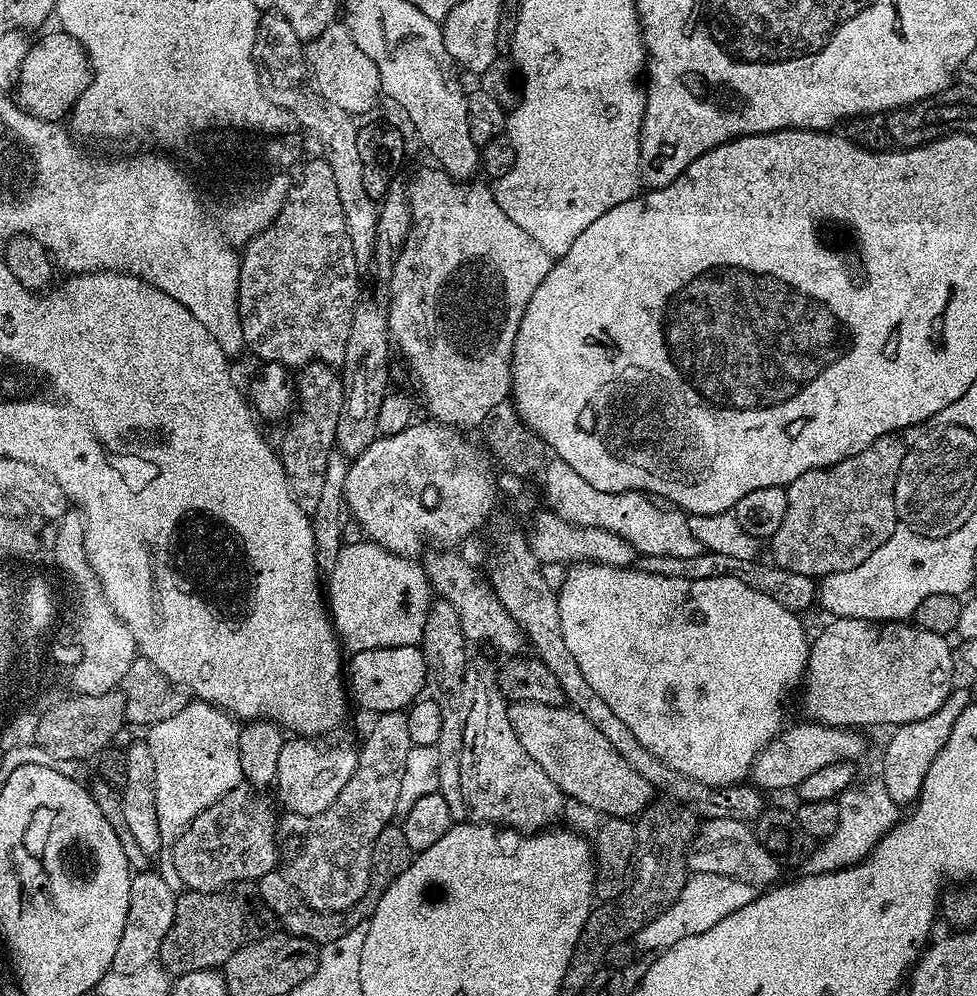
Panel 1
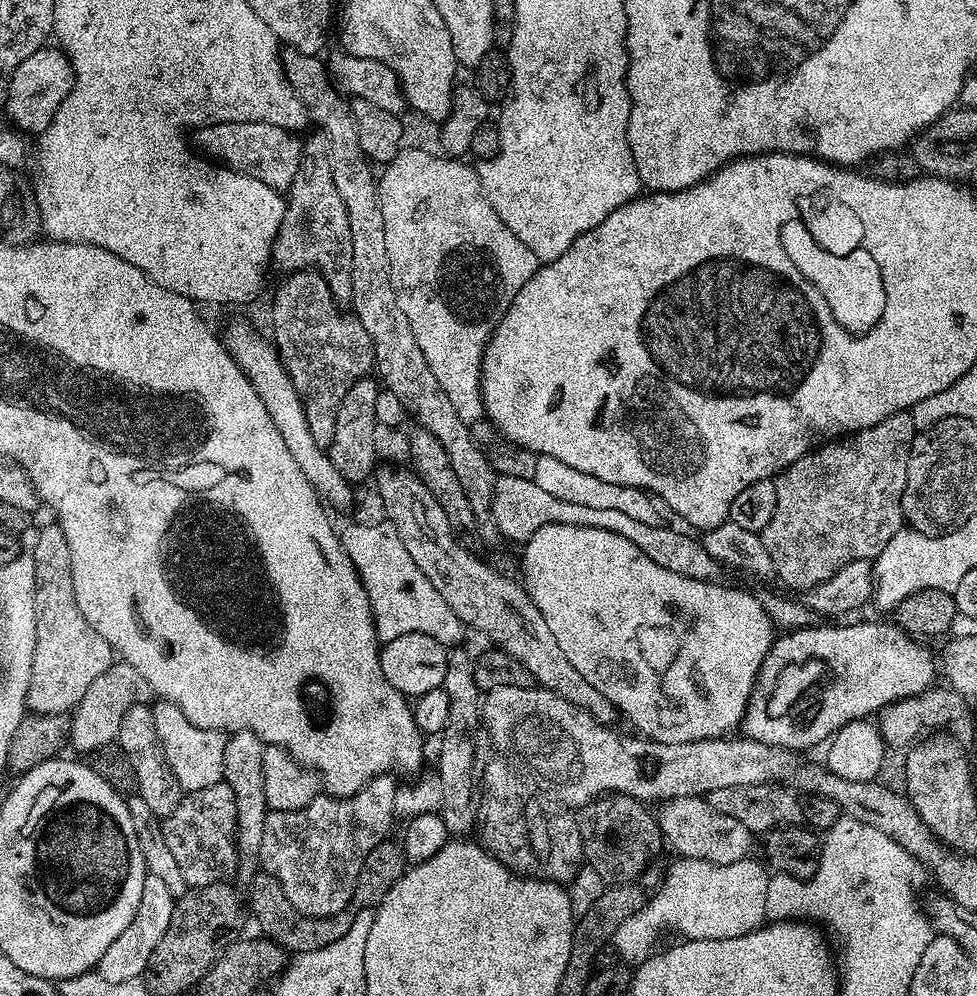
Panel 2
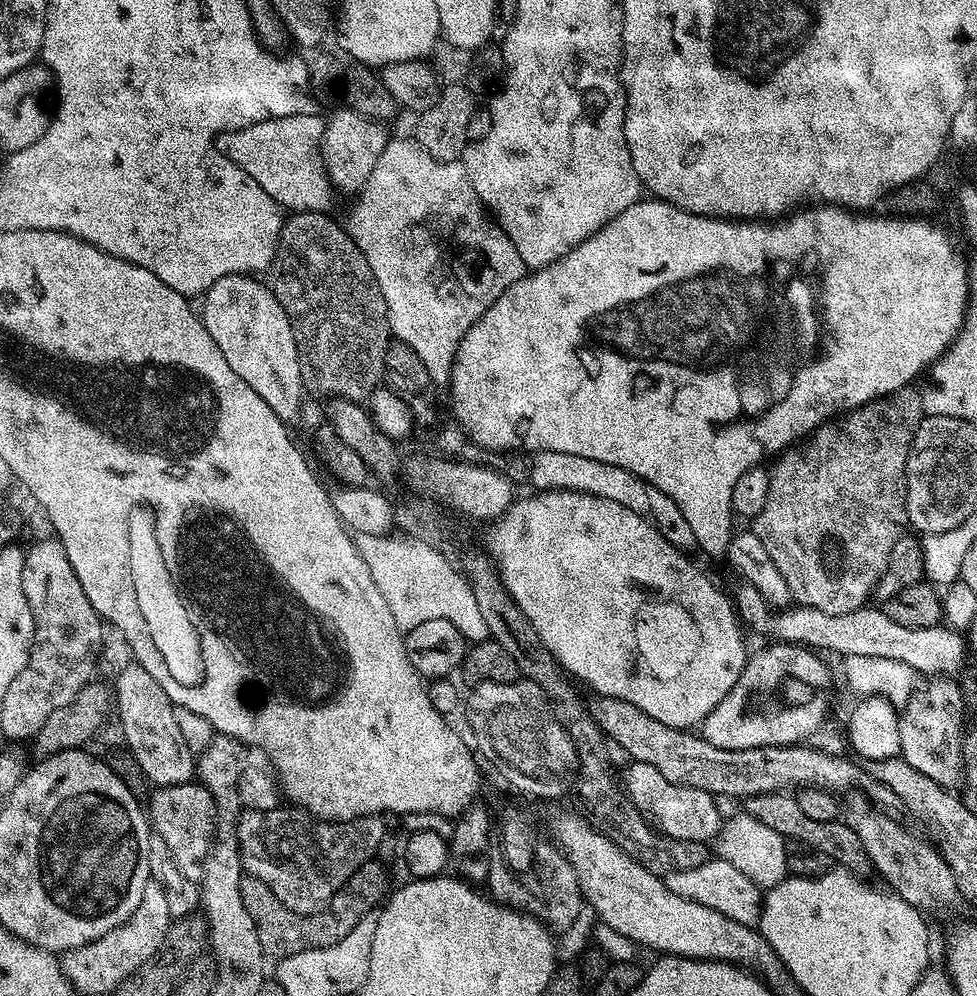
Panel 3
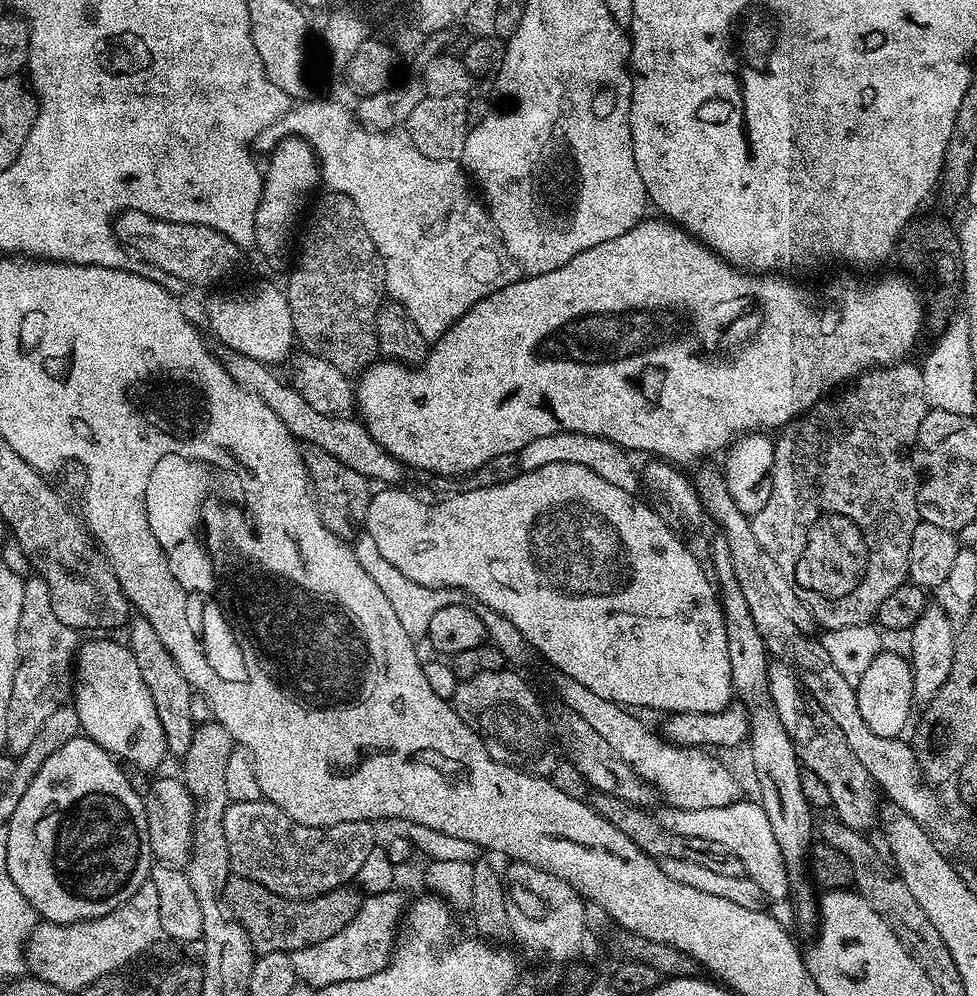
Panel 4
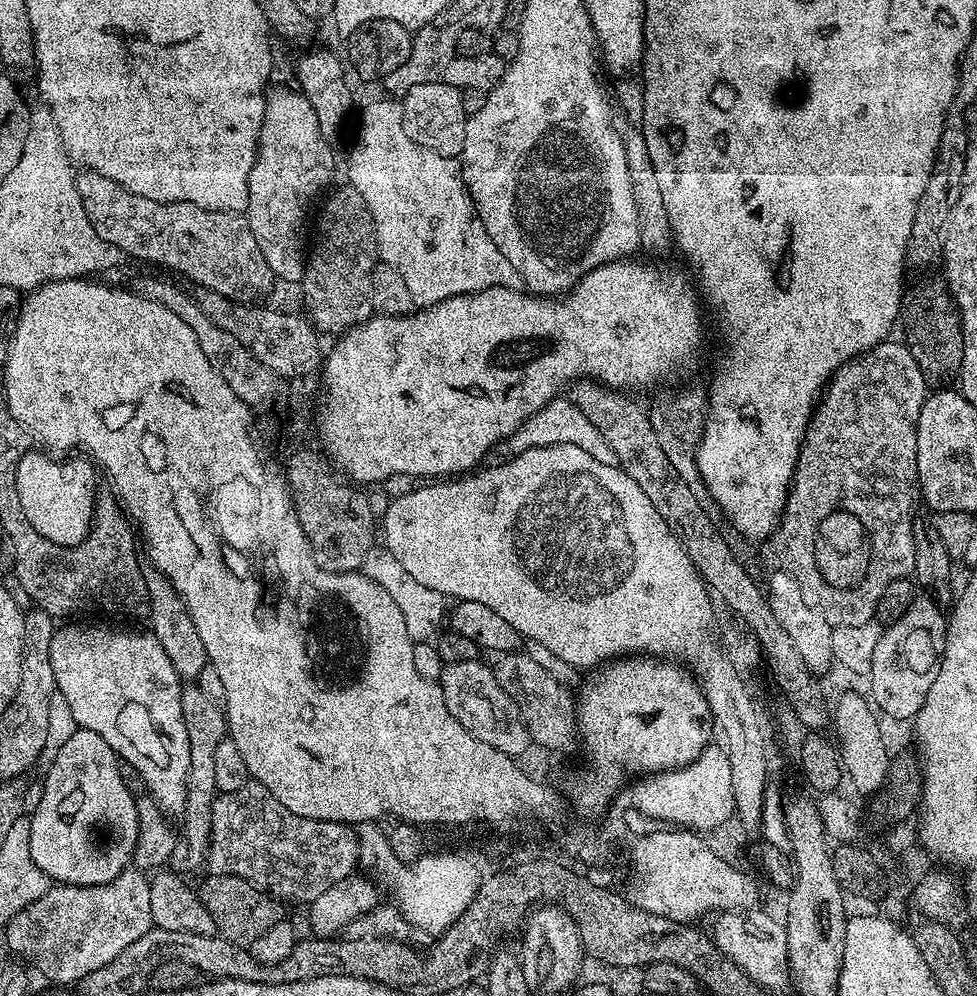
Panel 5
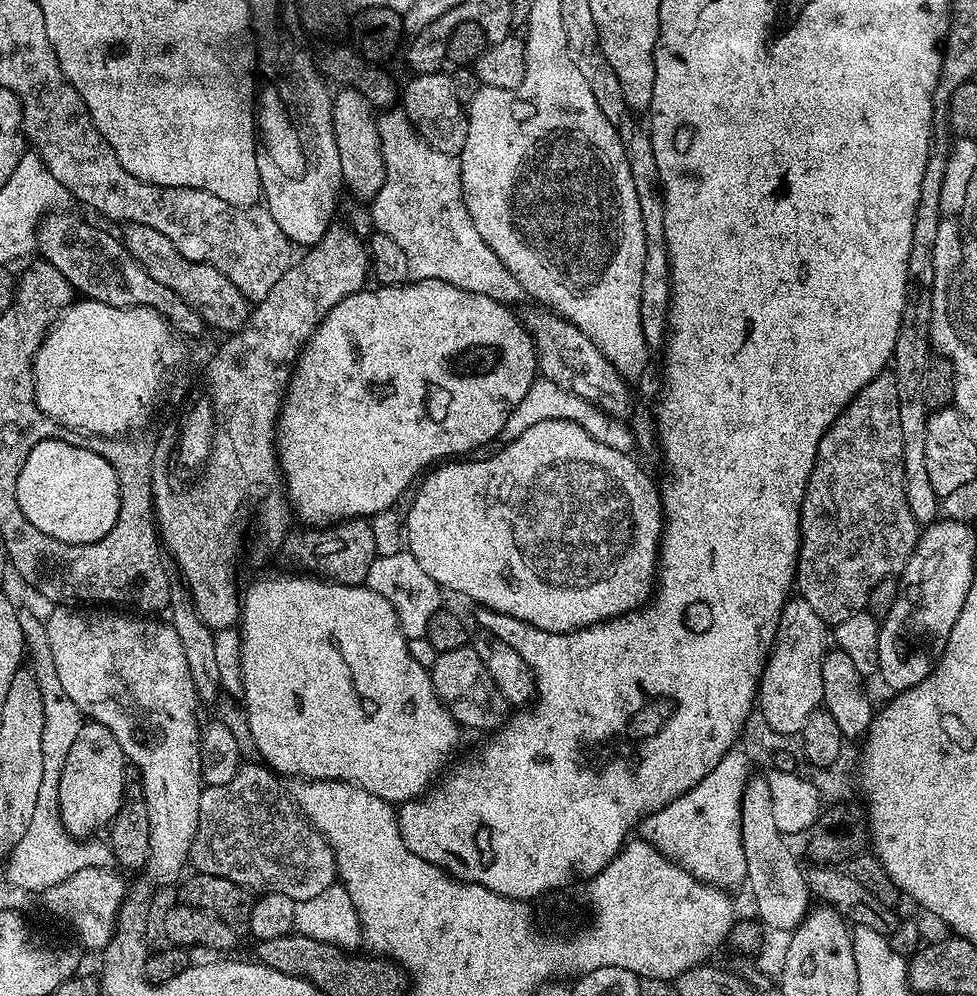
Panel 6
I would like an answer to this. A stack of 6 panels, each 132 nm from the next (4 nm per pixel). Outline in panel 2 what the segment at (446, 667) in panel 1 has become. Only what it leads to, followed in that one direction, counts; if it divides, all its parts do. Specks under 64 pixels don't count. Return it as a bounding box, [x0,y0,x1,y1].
[436,651,482,836]

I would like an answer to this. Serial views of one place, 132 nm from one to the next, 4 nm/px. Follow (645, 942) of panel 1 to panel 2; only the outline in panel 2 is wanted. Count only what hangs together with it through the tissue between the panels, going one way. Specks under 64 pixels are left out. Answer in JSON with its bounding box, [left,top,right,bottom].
[610,858,770,966]

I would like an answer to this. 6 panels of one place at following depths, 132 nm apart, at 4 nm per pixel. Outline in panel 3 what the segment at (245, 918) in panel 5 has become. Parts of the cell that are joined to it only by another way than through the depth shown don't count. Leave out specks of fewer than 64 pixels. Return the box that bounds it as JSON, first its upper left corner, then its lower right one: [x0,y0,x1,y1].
[242,858,393,958]

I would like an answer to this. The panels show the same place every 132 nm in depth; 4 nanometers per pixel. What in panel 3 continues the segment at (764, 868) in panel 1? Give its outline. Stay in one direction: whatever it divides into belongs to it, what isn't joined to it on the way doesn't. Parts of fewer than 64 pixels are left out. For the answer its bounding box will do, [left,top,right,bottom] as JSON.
[622,761,722,844]

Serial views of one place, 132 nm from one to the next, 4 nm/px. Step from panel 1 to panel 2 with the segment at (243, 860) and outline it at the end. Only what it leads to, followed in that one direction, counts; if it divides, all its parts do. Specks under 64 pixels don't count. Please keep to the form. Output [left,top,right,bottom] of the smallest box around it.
[162,782,240,888]

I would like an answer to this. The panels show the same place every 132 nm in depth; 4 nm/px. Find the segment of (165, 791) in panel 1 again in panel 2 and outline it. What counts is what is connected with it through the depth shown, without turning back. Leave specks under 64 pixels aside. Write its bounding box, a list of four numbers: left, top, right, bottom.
[154,703,229,793]

